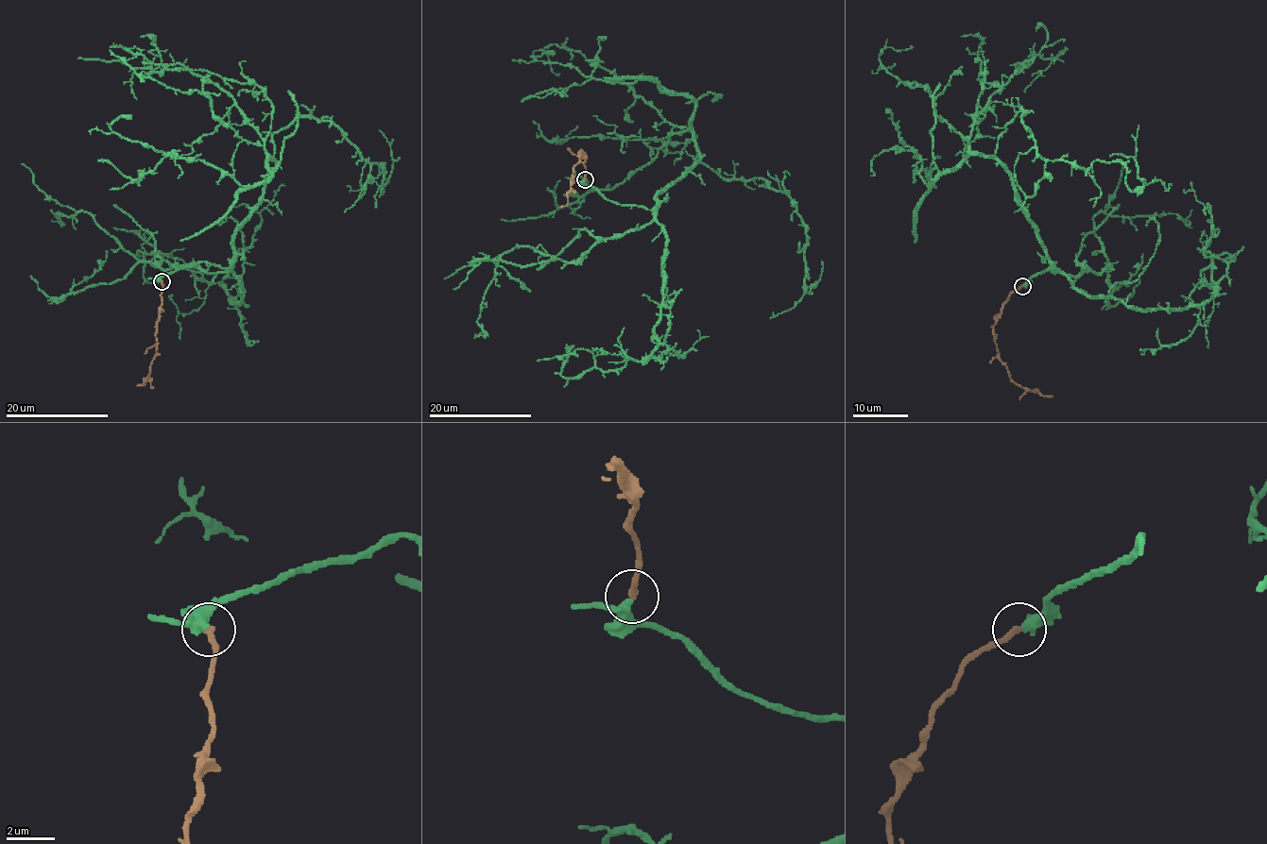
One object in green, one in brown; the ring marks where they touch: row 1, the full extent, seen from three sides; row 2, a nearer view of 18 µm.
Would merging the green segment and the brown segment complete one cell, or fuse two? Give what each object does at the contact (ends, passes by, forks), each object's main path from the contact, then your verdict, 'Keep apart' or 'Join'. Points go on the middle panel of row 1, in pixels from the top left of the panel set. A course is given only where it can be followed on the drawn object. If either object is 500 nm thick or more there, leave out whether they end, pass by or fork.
At the ring green passes by. At the ring brown ends. Course of green: (584, 180), (651, 210), (697, 153), (724, 178), (761, 177), (808, 238), (808, 293), (816, 284), (802, 288). Course of brown: (584, 178), (586, 167), (581, 152), (573, 166), (568, 203), (559, 207). Join

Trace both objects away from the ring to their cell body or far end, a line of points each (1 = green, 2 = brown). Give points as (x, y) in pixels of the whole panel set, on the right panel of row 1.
1: (1023, 286), (1055, 271), (995, 155), (998, 137), (1023, 111), (1046, 160), (1121, 161), (1137, 191), (1138, 125)
2: (1022, 286), (1010, 295), (994, 326), (998, 357), (1016, 383), (1052, 396)

